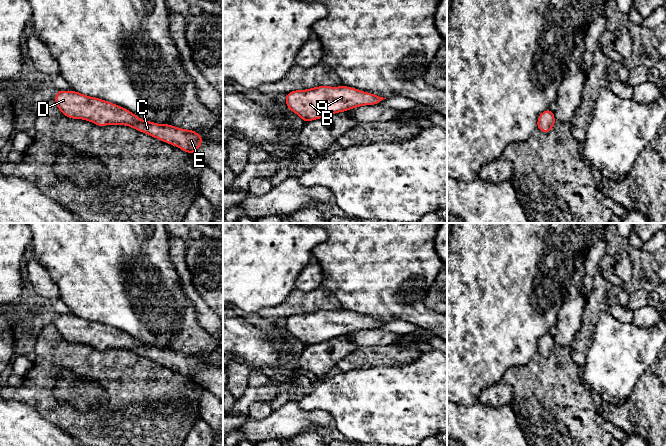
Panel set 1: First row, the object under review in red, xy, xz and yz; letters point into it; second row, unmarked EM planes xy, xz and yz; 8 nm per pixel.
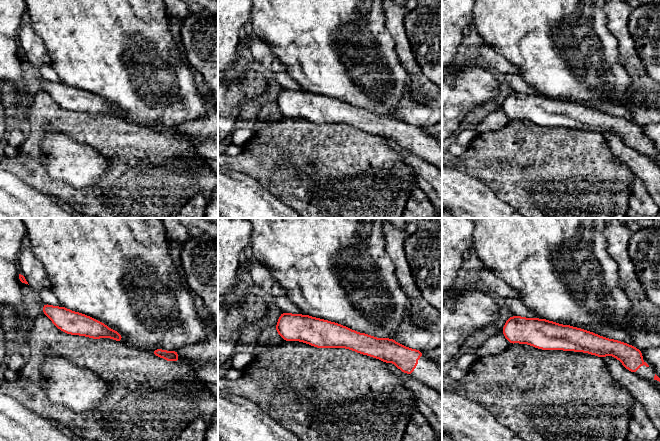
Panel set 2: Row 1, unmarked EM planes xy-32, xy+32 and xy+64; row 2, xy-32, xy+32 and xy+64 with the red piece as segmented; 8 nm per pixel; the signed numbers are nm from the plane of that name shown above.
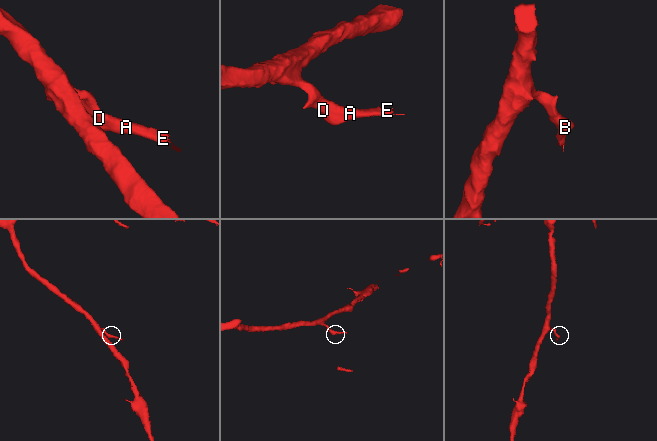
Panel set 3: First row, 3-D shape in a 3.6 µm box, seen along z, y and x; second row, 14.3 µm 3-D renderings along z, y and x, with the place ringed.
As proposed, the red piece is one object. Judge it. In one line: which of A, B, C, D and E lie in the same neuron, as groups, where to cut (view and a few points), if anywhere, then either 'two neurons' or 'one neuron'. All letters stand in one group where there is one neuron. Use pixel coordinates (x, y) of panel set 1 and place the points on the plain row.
A B C D E; no cut; one neuron

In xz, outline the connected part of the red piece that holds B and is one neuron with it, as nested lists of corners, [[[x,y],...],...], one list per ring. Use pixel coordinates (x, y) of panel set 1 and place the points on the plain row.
[[[319,310],[287,317],[286,329],[309,346],[355,331],[378,328],[383,323],[386,322],[351,311]]]

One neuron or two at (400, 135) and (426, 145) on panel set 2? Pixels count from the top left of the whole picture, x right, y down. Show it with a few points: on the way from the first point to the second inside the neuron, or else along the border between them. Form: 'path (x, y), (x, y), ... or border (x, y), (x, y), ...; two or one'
path (406, 135), (420, 143); one

